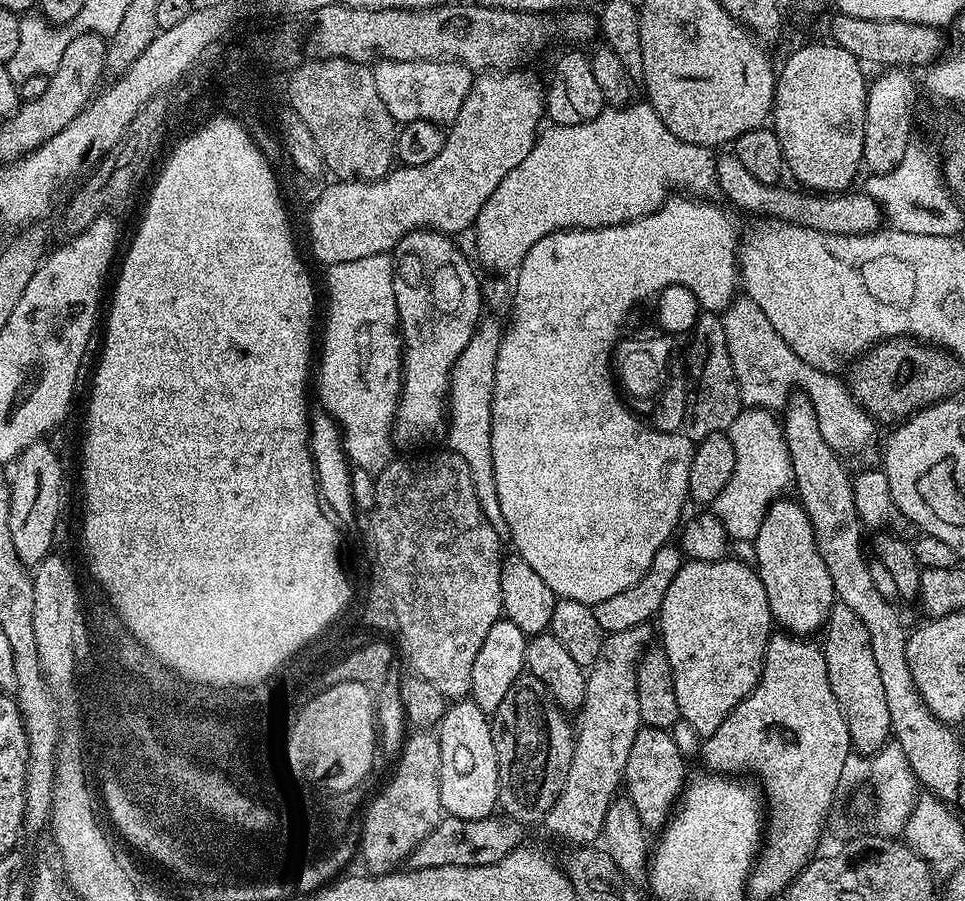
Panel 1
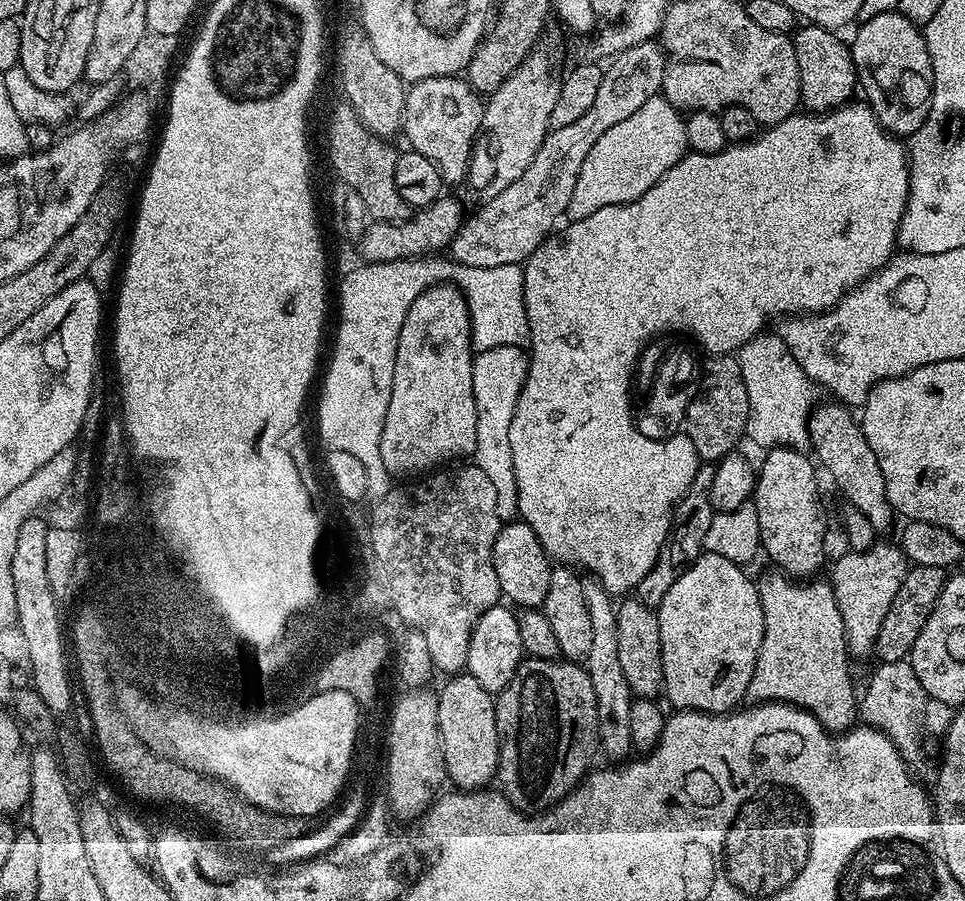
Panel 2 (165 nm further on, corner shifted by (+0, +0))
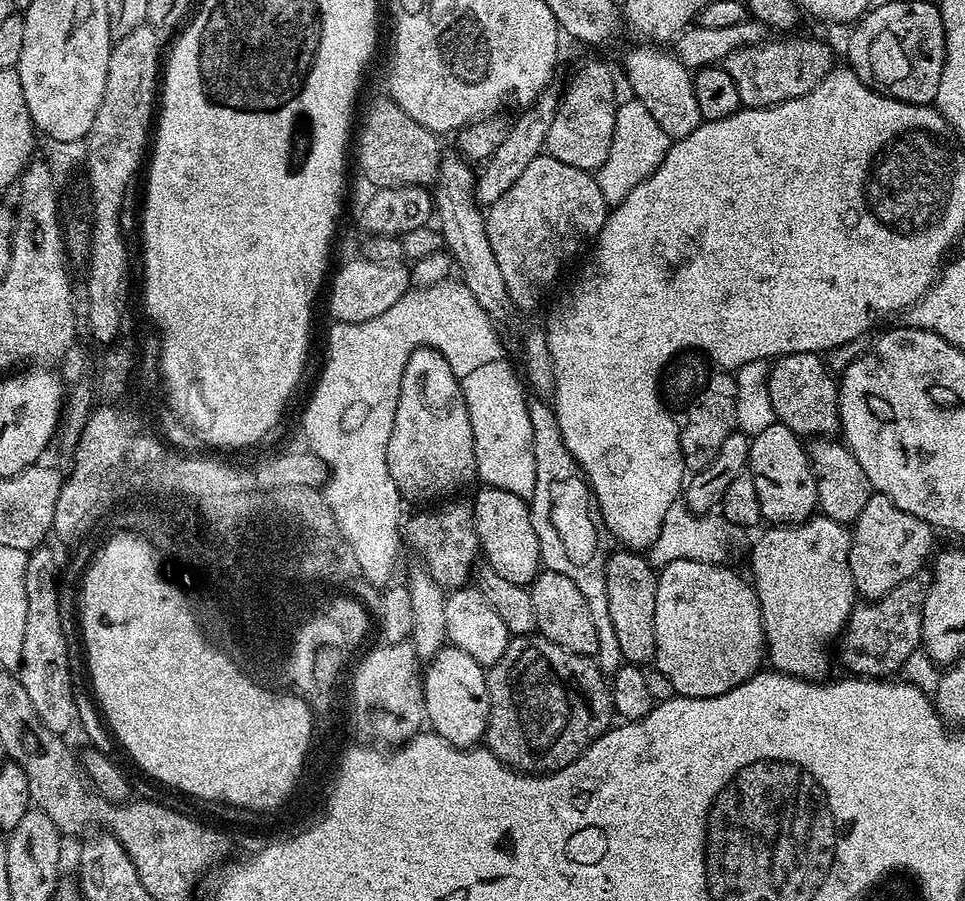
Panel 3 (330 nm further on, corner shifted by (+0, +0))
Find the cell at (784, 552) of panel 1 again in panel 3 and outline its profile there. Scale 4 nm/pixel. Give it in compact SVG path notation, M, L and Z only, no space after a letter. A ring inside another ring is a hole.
M774 423L766 426L757 436L751 437L748 445L748 467L754 478L754 486L758 489L758 502L762 506L762 517L776 526L785 524L801 524L817 511L815 478L811 470L807 447L801 437L791 432L786 425Z

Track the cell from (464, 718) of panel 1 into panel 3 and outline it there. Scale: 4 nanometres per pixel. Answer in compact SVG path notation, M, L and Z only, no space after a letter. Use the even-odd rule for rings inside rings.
M446 646L422 672L424 714L431 731L455 748L470 748L485 739L490 714L490 694L485 665L474 662L466 650Z

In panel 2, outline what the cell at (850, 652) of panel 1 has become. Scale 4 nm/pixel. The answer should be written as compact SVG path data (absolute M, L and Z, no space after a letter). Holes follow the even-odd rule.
M876 542L868 552L848 550L845 553L845 556L837 558L832 568L830 583L834 590L834 602L838 606L838 614L842 614L849 657L871 657L876 651L878 630L882 630L882 618L886 618L886 610L890 610L890 602L894 602L894 594L898 594L904 581L906 556L901 545L896 542Z

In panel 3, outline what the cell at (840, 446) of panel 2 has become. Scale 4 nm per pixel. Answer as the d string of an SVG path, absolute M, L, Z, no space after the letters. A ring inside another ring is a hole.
M815 352L790 354L779 357L768 370L768 393L777 421L801 438L832 438L840 432L838 380L820 360Z

